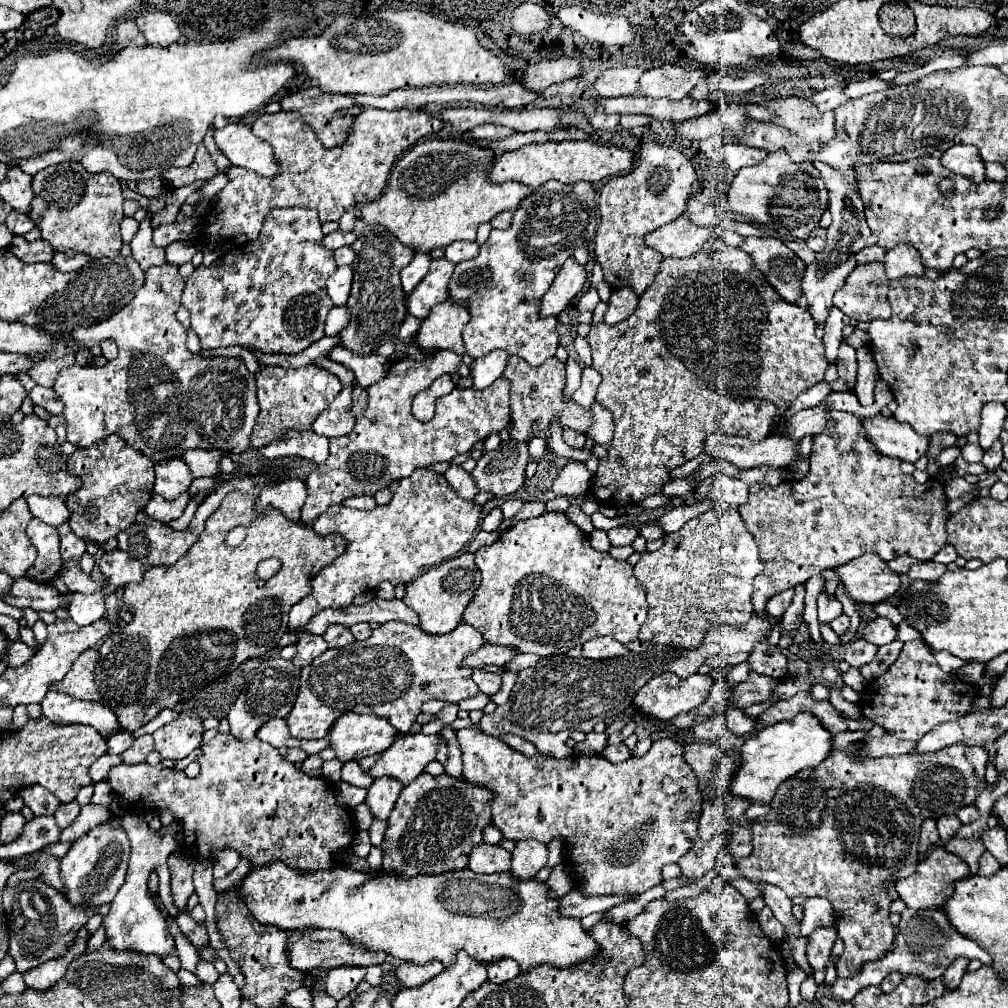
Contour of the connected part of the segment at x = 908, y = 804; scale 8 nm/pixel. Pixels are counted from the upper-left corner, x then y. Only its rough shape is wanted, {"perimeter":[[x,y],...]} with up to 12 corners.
{"perimeter":[[832,750],[736,864],[828,898],[840,978],[892,948],[884,882],[974,804],[988,752]]}

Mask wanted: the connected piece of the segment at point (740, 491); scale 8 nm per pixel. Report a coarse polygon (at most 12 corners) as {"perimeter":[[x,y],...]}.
{"perimeter":[[716,474],[706,500],[738,508],[748,502],[748,486]]}

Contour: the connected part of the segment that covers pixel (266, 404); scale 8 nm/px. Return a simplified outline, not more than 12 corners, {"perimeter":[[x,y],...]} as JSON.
{"perimeter":[[314,364],[260,366],[260,414],[250,440],[264,448],[310,430],[342,390]]}

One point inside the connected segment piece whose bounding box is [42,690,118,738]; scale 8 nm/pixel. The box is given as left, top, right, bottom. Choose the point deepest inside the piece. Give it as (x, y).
(60, 708)

